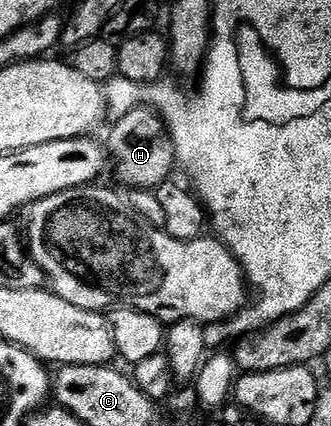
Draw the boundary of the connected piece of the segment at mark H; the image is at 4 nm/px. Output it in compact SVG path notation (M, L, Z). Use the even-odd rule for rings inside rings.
M149 106L133 108L128 110L128 114L117 117L110 128L110 137L104 140L104 148L112 161L112 172L118 175L118 180L122 184L127 184L130 190L157 190L161 184L167 183L170 176L176 172L176 161L174 158L174 143L170 137L170 131L166 129L166 123L161 116Z

